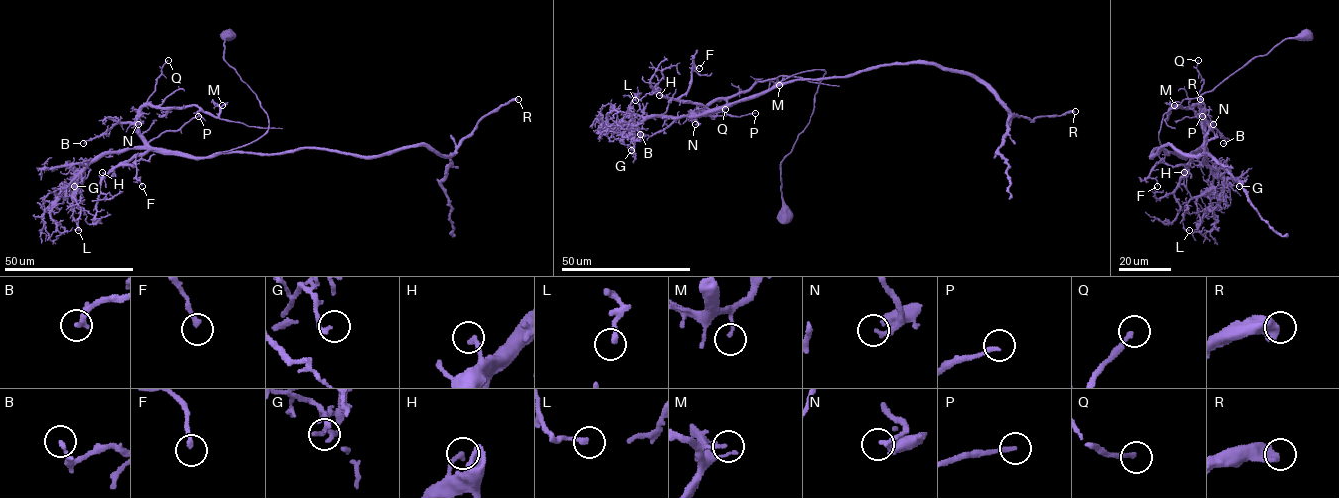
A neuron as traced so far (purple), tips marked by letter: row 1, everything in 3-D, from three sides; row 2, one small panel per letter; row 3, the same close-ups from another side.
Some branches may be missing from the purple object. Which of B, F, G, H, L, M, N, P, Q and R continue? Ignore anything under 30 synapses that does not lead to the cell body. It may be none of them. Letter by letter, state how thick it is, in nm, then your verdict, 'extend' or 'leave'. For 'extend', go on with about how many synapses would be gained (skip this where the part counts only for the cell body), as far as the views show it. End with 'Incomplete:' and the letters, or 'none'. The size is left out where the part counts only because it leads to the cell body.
B: calibre 220 nm; leave
F: calibre 220 nm; leave
G: calibre 200 nm; leave
H: calibre 240 nm; leave
L: calibre 240 nm; leave
M: calibre 140 nm; leave
N: calibre 220 nm; leave
P: calibre 190 nm; leave
Q: calibre 200 nm; leave
R: calibre 600 nm; leave
Incomplete: none

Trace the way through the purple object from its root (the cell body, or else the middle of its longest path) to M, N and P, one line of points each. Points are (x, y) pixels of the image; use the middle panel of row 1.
M: (783, 216), (781, 161), (809, 122), (826, 72), (795, 74), (693, 113), (758, 81), (779, 85)
N: (783, 216), (781, 161), (809, 122), (826, 72), (795, 74), (757, 94), (693, 113), (695, 124)
P: (783, 216), (781, 161), (809, 122), (826, 72), (795, 74), (706, 115), (755, 113)

